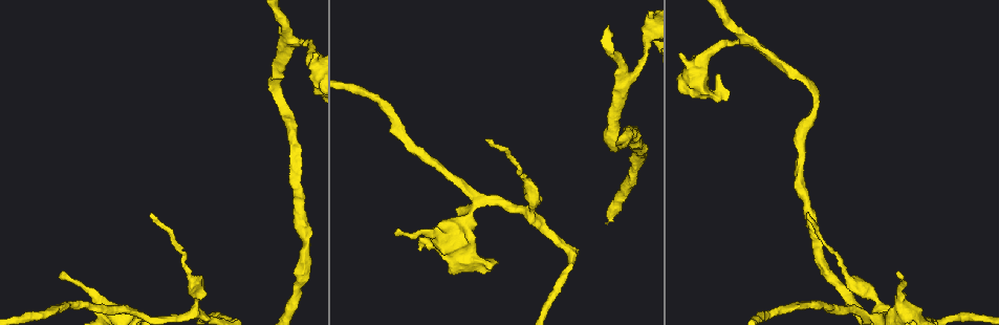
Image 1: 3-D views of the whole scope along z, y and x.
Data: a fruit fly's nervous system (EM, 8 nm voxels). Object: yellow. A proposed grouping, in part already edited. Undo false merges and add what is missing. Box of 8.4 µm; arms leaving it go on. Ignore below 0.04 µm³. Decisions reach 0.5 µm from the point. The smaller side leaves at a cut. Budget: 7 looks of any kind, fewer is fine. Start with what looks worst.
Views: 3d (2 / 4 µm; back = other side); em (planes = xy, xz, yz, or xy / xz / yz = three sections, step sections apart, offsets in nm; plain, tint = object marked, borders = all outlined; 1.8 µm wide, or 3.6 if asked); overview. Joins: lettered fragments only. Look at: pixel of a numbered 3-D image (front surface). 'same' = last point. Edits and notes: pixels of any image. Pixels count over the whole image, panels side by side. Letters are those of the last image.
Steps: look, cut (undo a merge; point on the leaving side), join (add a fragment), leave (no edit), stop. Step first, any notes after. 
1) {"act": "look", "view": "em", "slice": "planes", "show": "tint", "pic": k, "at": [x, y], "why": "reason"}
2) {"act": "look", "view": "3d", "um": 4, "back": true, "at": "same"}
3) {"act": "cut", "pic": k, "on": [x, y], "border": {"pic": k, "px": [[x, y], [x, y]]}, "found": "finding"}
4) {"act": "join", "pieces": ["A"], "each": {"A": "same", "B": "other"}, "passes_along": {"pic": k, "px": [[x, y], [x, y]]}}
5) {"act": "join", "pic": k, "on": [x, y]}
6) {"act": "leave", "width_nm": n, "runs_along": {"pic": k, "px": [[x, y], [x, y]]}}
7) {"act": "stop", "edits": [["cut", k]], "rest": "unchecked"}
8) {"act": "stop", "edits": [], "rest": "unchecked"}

{"act": "look", "view": "em", "slice": "planes", "show": "borders", "pic": 1, "at": [397, 228], "why": "free end"}

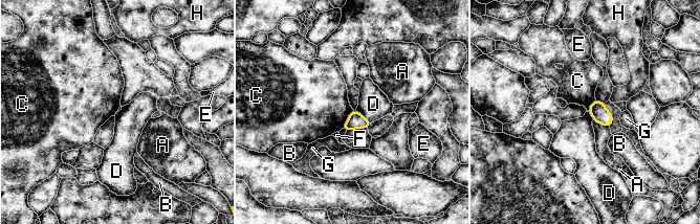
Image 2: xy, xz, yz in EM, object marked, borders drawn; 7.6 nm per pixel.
{"act": "leave", "width_nm": 130, "each": {"A": "other", "B": "other", "C": "other", "D": "other", "E": "other", "F": "other", "G": "other", "H": "other"}, "found": "no lettered fragment goes on from it"}

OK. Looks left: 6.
{"act": "look", "view": "em", "slice": "planes", "show": "plain", "pic": 1, "at": [151, 216], "why": "tapers out"}

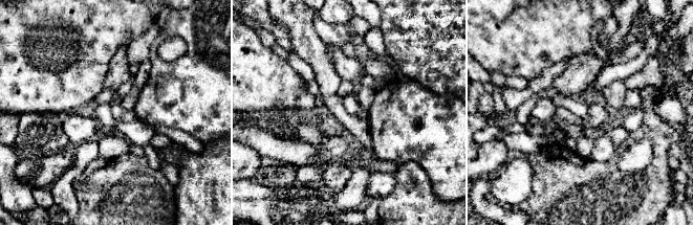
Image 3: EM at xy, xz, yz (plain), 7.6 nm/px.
{"act": "look", "view": "em", "slice": "planes", "show": "borders", "at": "same"}

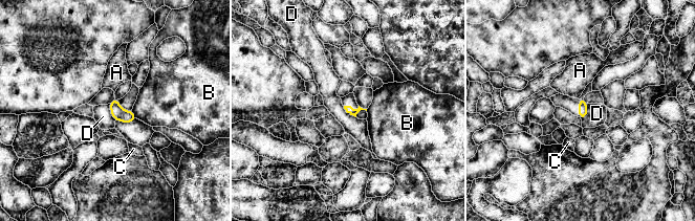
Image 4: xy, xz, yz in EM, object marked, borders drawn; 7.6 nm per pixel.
{"act": "leave", "each": {"A": "other", "B": "other", "C": "other", "D": "other"}, "border": {"pic": 4, "px": [[587, 103], [587, 115], [581, 118]]}, "found": "none of them fits"}

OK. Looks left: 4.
{"act": "look", "view": "3d", "um": 4, "pic": 1, "at": [815, 91], "why": "narrows sharply"}

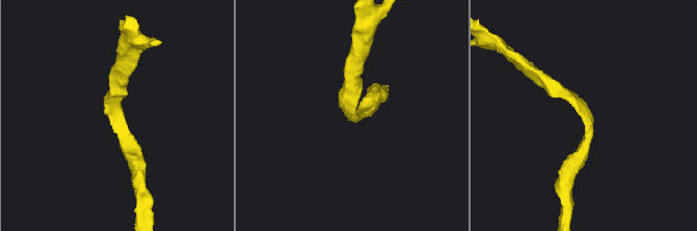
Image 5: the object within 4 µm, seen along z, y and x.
{"act": "look", "view": "em", "slice": "planes", "show": "borders", "pic": 5, "at": [351, 117], "arm_widths_nm": [200, 240], "why": "need the tissue"}

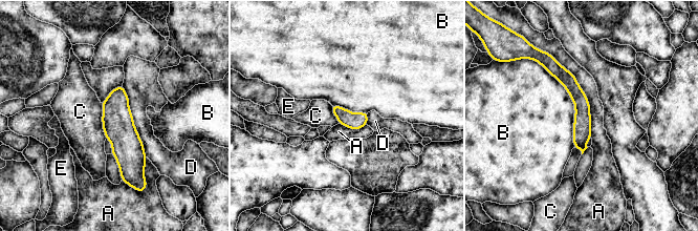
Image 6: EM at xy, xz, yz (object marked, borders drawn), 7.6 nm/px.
{"act": "leave", "each": {"A": "other", "B": "other", "C": "other", "D": "other", "E": "other"}, "border": {"pic": 6, "px": [[536, 61], [573, 103], [574, 147]]}, "found": "continuous, no second neuron"}

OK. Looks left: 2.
{"act": "stop", "edits": [], "rest": "unchecked"}

